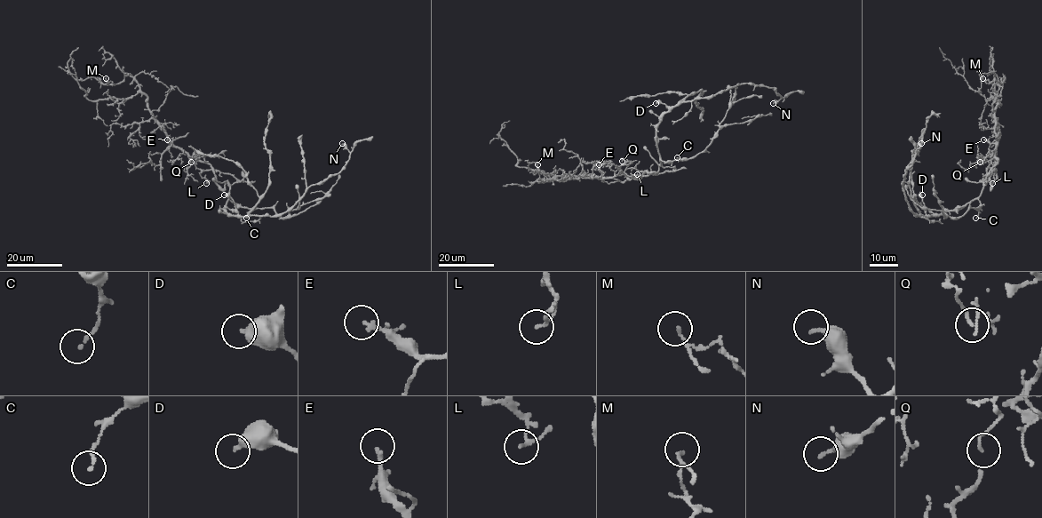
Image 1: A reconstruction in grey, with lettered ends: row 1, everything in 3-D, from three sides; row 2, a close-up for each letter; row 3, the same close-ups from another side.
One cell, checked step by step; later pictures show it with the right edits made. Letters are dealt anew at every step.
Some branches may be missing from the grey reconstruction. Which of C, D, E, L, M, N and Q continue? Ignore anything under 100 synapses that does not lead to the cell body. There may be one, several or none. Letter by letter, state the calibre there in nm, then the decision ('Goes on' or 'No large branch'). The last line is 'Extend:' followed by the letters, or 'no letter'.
C: Thickness 160 nm. No large branch
D: Thickness 460 nm. No large branch
E: Thickness 190 nm. No large branch
L: Thickness 110 nm. No large branch
M: Thickness 120 nm. No large branch
N: Thickness 260 nm. No large branch
Q: Thickness 110 nm. No large branch
Extend: no letter

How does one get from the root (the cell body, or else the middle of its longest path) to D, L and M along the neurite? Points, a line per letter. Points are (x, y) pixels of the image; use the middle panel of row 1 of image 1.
D: (652, 172), (656, 173), (661, 164), (656, 126), (669, 107), (664, 103), (656, 103)
L: (652, 172), (646, 171), (639, 179), (629, 179), (624, 172), (631, 177), (637, 174)
M: (652, 172), (646, 171), (639, 179), (624, 174), (578, 179), (560, 175), (546, 180), (540, 178), (537, 164)

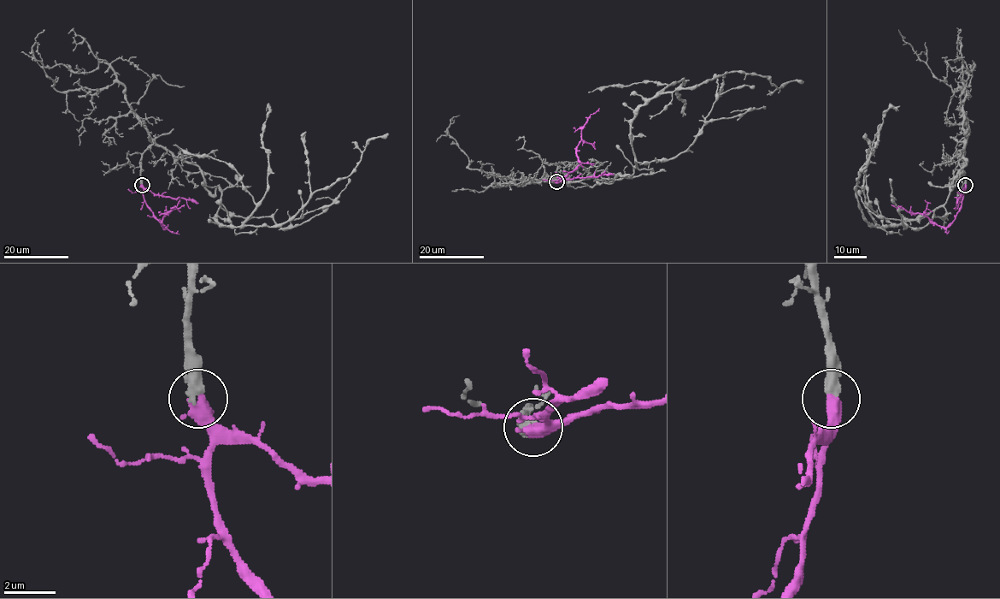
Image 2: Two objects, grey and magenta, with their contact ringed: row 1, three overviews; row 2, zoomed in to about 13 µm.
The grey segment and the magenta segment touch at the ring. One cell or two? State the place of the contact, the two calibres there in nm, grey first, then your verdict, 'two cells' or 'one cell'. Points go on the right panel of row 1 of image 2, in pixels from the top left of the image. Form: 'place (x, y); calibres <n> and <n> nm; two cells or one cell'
place (965, 185); calibres 400 and 550 nm; one cell

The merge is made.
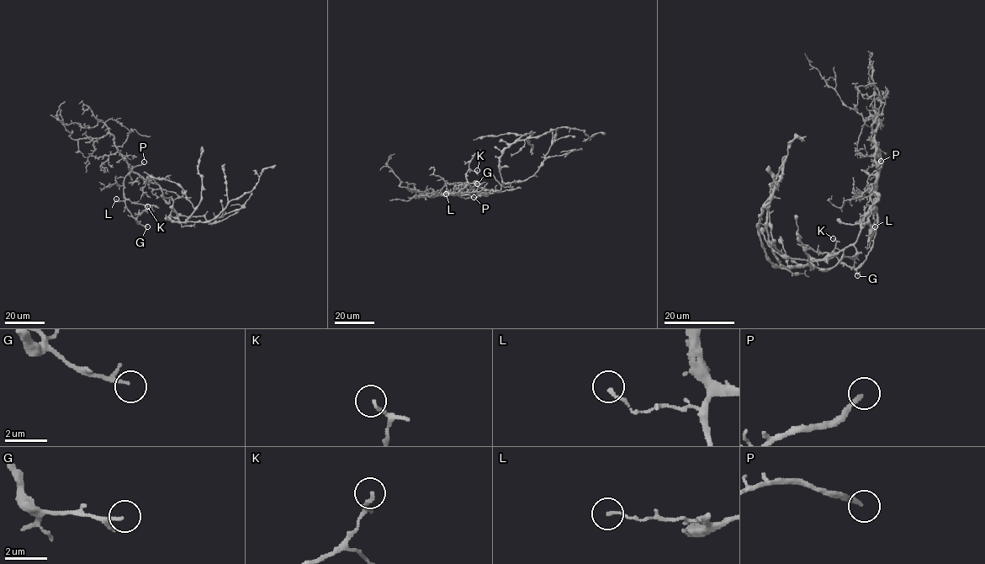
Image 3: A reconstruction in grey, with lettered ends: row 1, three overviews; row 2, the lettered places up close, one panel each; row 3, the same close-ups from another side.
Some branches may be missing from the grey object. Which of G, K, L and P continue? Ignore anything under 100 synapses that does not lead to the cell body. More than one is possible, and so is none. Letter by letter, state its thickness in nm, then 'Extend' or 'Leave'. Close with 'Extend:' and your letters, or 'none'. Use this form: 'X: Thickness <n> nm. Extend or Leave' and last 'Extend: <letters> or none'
G: Thickness 100 nm. Leave
K: Thickness 150 nm. Leave
L: Thickness 140 nm. Leave
P: Thickness 200 nm. Extend
Extend: P

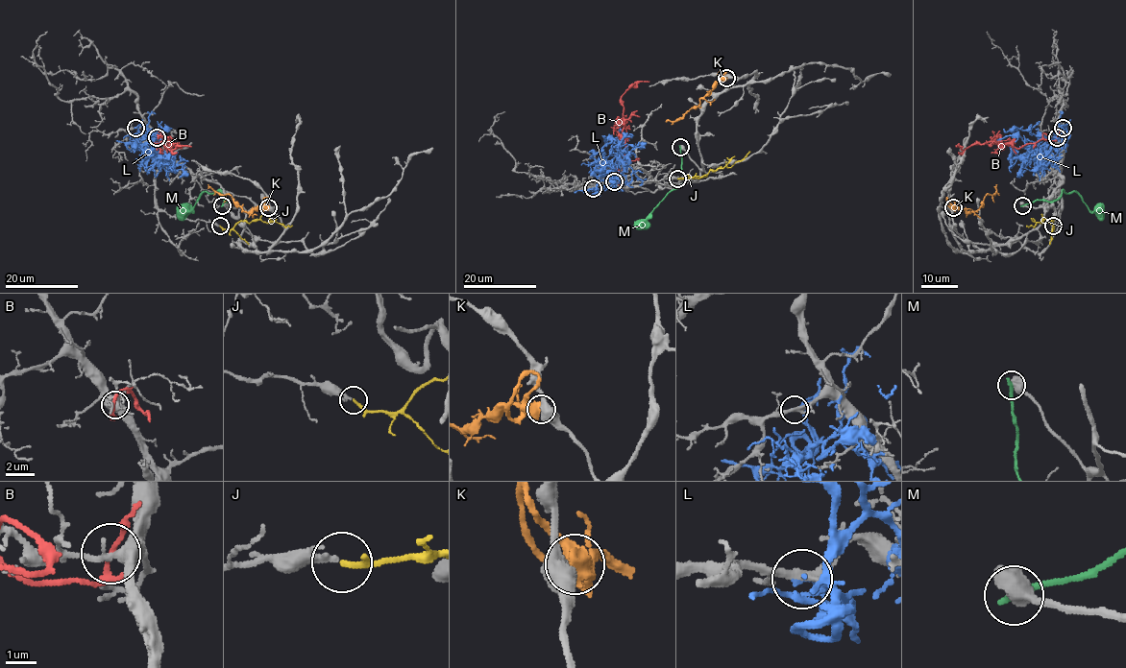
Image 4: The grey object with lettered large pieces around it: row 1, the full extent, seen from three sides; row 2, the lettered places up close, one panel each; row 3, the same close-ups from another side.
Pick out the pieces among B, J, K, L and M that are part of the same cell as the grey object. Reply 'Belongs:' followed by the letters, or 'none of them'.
Belongs: J

